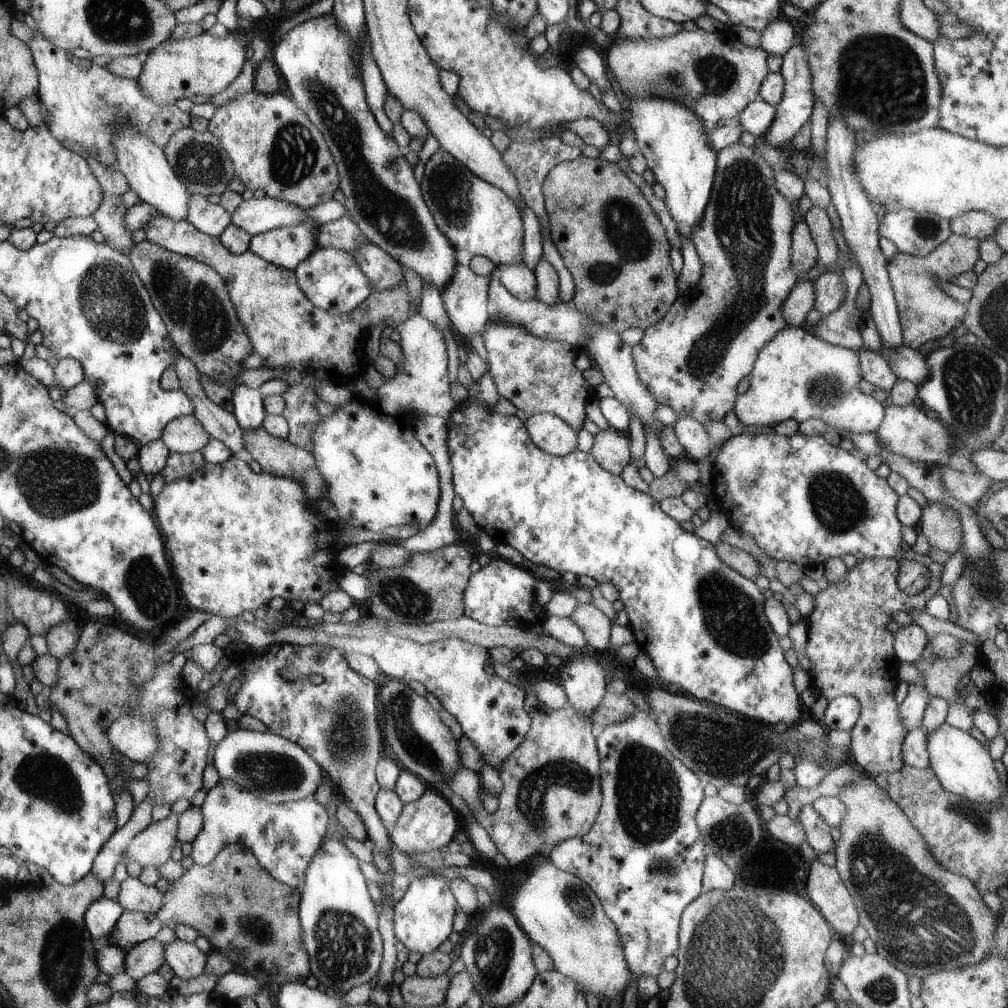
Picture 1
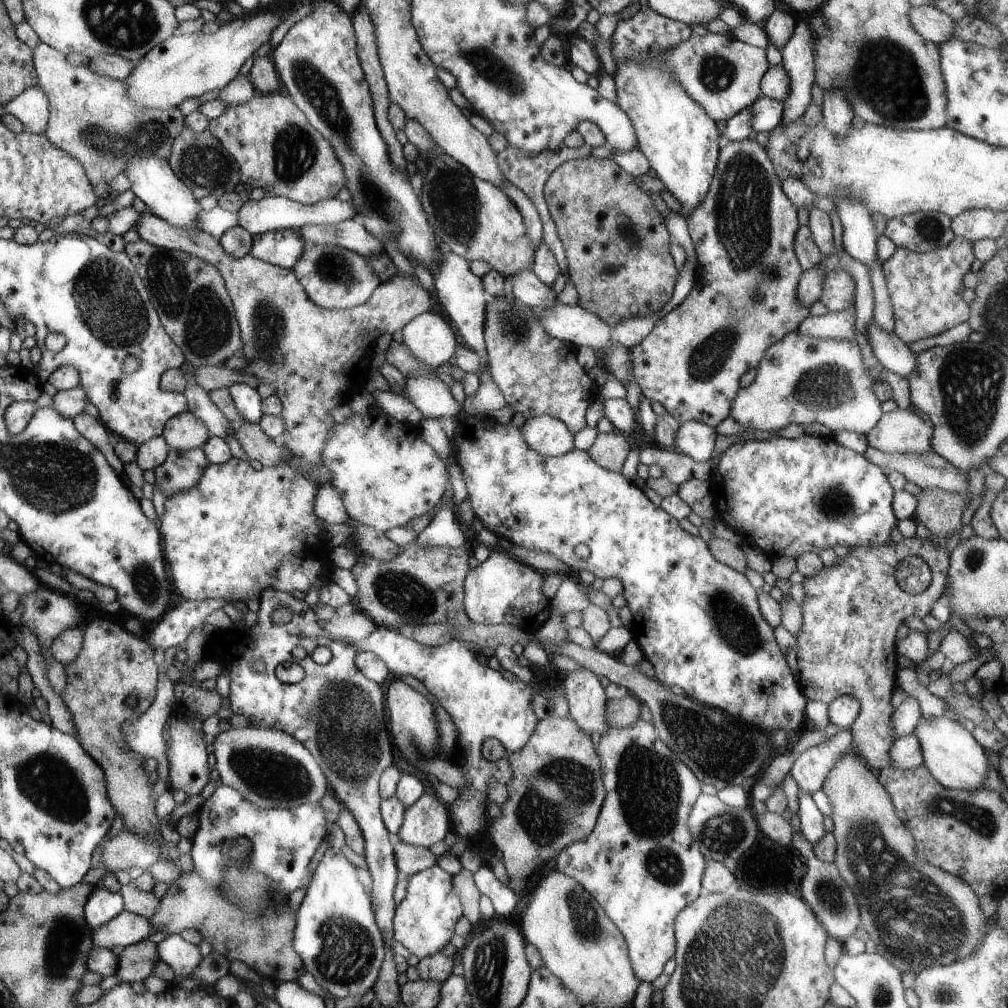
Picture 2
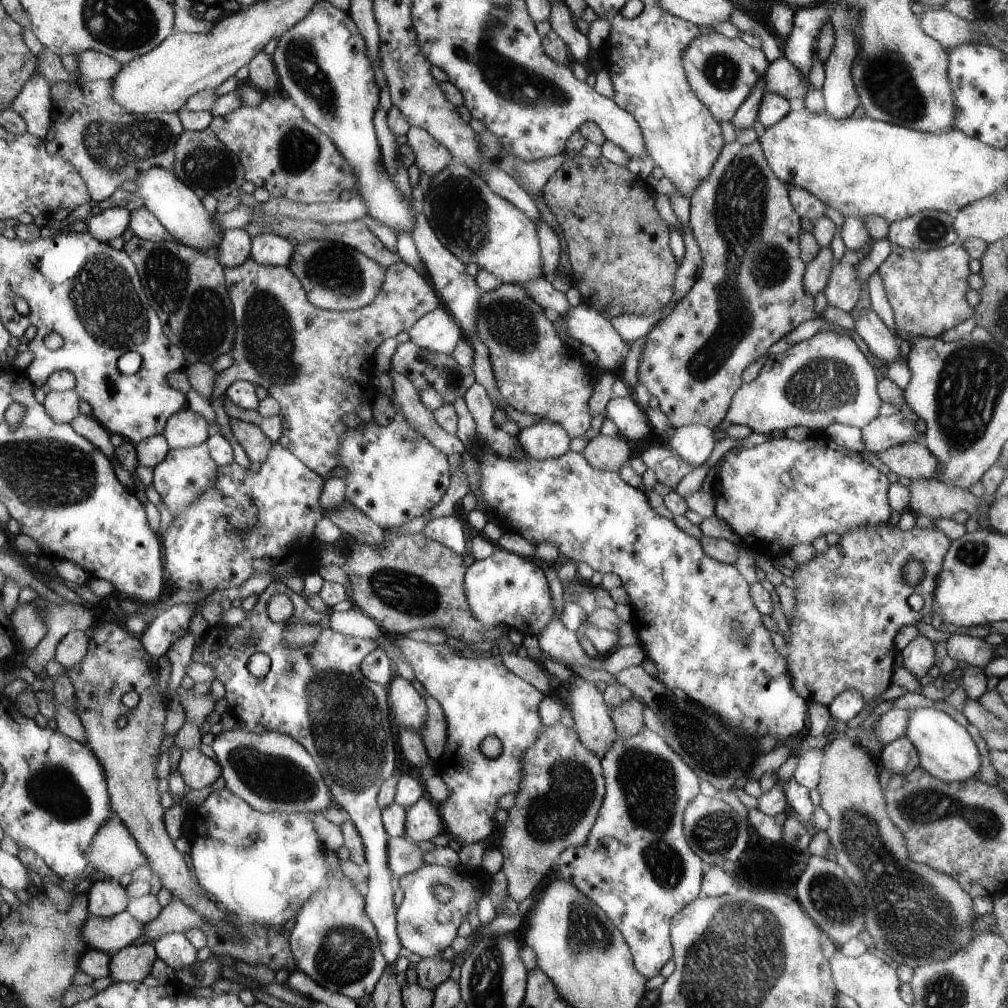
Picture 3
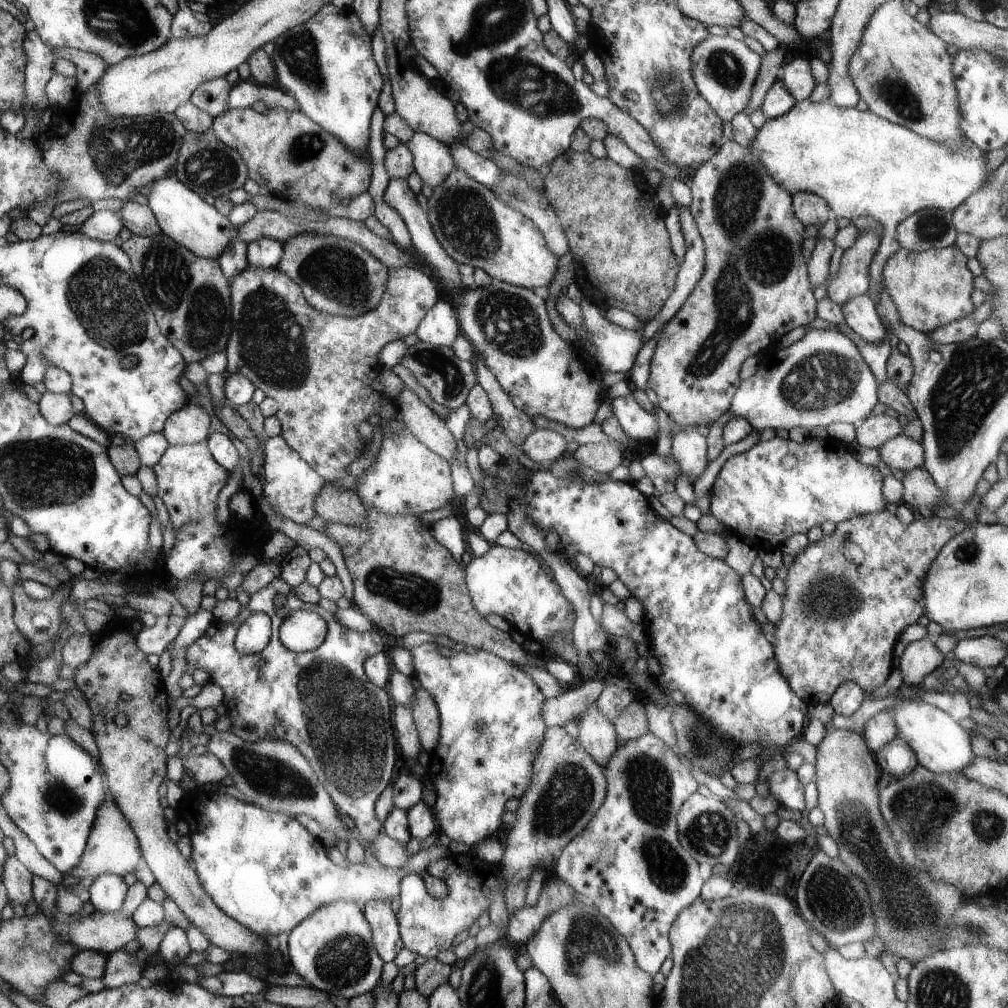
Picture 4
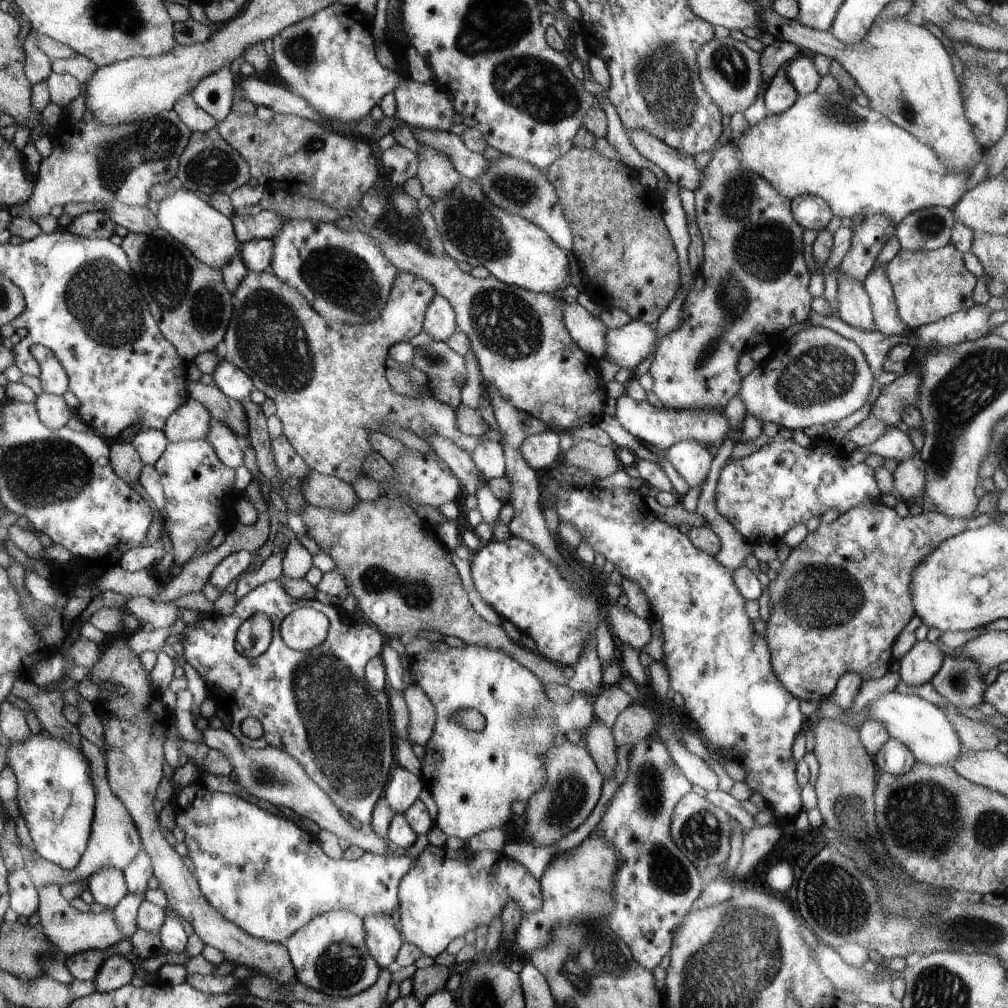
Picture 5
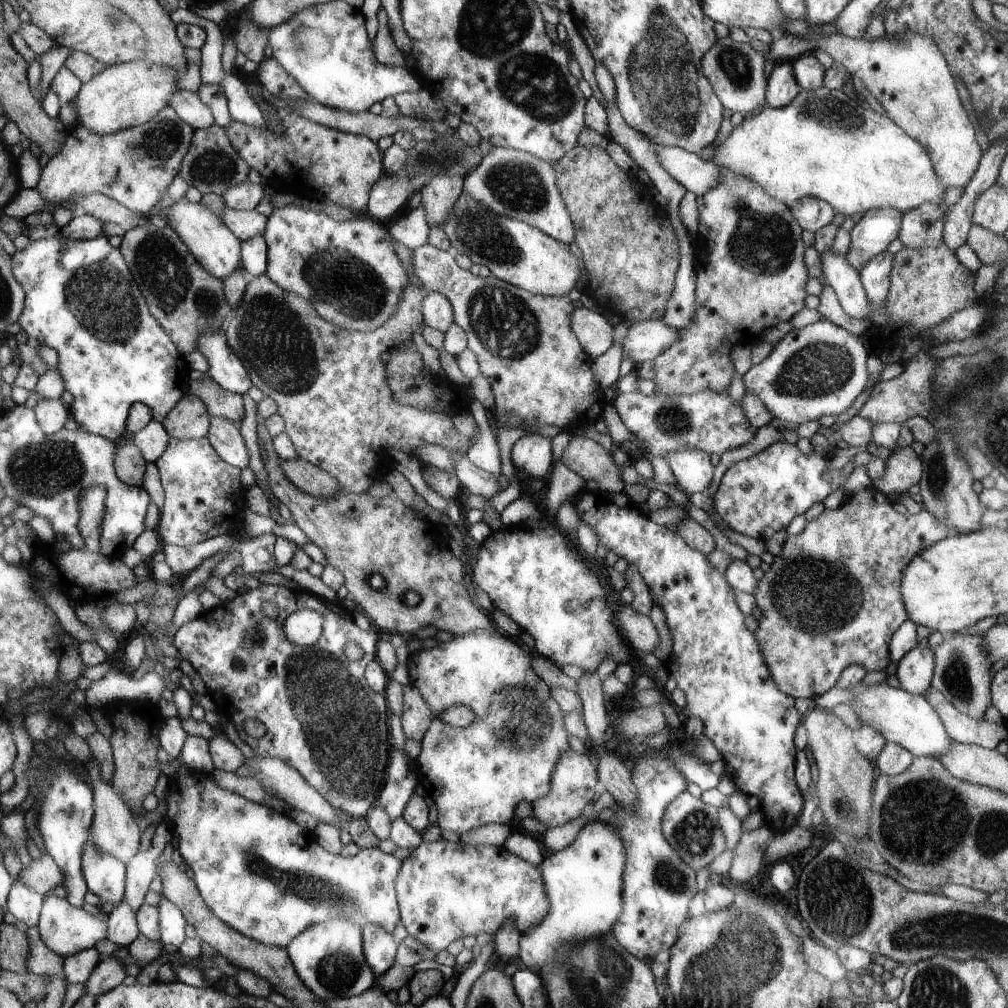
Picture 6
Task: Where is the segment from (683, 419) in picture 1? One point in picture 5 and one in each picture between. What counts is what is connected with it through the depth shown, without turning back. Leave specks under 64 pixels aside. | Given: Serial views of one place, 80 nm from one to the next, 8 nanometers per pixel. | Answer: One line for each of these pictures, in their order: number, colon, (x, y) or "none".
2: (695, 439)
3: (695, 443)
4: (689, 445)
5: (692, 460)

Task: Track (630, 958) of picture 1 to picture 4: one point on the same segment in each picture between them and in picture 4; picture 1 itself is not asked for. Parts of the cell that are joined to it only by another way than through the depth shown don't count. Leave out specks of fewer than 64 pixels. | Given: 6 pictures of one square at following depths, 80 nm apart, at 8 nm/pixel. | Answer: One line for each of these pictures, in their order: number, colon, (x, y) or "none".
2: (641, 864)
3: (636, 865)
4: (629, 863)

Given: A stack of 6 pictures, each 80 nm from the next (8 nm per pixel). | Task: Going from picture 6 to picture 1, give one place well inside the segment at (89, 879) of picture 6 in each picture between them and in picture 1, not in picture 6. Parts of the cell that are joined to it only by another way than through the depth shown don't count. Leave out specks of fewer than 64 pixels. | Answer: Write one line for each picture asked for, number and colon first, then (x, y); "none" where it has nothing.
1: (101, 919)
2: (103, 906)
3: (106, 898)
4: (108, 893)
5: (107, 887)

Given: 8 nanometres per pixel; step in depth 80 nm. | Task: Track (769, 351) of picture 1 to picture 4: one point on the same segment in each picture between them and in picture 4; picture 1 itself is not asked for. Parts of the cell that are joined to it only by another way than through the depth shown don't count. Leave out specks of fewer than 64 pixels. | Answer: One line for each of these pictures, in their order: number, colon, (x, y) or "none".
2: (800, 379)
3: (825, 380)
4: (822, 379)

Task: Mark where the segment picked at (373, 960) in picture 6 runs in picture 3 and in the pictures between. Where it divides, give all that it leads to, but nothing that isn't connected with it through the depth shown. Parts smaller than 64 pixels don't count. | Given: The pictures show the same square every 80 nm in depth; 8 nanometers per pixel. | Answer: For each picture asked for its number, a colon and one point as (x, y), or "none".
3: (318, 695)
4: (386, 927)
5: (384, 941)

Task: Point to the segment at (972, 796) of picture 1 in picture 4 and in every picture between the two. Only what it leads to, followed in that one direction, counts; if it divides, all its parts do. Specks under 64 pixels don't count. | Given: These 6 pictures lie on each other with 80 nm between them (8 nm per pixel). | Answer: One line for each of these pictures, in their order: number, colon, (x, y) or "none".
2: (951, 754)
3: (946, 750)
4: (940, 744)

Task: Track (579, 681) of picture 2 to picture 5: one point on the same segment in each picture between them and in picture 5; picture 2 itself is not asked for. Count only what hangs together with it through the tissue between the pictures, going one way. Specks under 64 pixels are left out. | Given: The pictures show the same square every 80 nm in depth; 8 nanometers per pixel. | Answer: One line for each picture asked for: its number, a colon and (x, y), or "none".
3: (594, 726)
4: (597, 735)
5: (598, 739)

